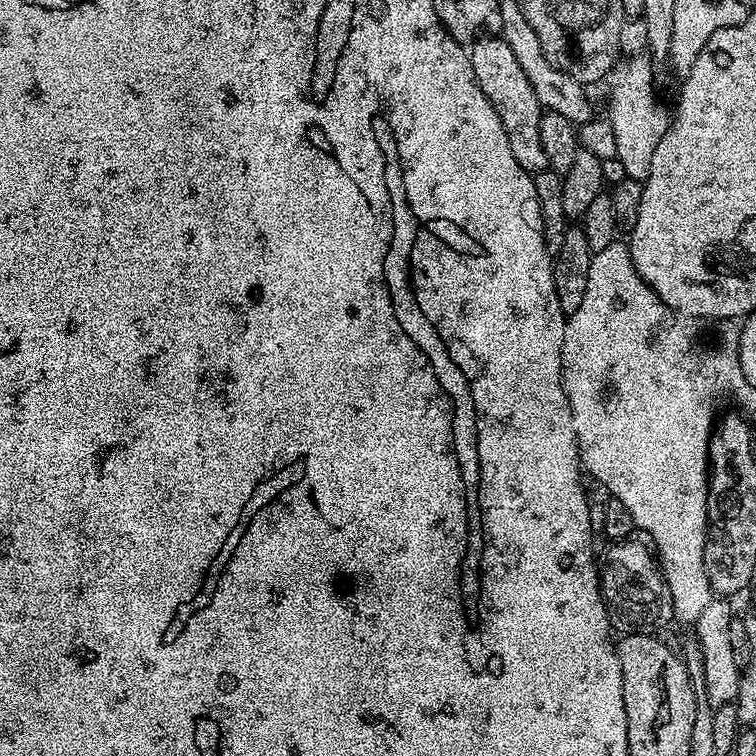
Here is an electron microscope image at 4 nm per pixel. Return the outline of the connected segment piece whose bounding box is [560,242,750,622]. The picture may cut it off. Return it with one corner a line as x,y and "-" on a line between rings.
613,242
606,250
593,252
586,294
582,294
578,310
567,317
560,347
560,380
570,402
583,471
598,478
626,506
633,525
646,532
672,596
673,617
694,622
714,598
706,578
704,543
708,533
708,446
718,411
692,380
724,380
725,390
732,392
742,407
748,407
750,400
737,375
726,370
725,358
737,355
737,345
724,344
707,352
696,345
696,332
688,324
685,317
667,308
637,274
627,243

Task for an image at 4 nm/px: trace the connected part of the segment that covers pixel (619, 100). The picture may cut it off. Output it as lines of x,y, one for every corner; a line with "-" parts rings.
634,54
630,62
619,63
611,73
610,113
608,119
617,139
616,162
624,170
627,179
643,181
649,176
651,159
662,134
668,128
669,117
654,96
653,61
644,54

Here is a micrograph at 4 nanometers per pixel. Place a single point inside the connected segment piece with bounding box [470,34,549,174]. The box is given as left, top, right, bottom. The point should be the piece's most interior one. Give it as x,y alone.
499,75

